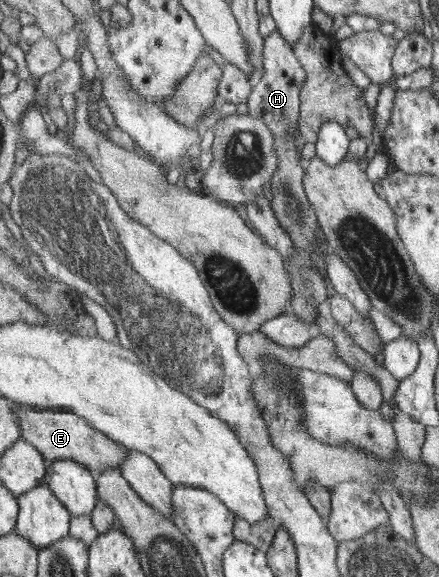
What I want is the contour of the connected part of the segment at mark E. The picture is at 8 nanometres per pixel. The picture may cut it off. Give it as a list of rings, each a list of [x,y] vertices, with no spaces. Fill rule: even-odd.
[[[17,406],[17,412],[21,416],[22,437],[31,442],[48,460],[49,463],[68,459],[85,465],[96,475],[106,472],[108,469],[119,468],[128,458],[128,449],[108,435],[96,430],[95,427],[72,411],[41,410],[36,406]]]

